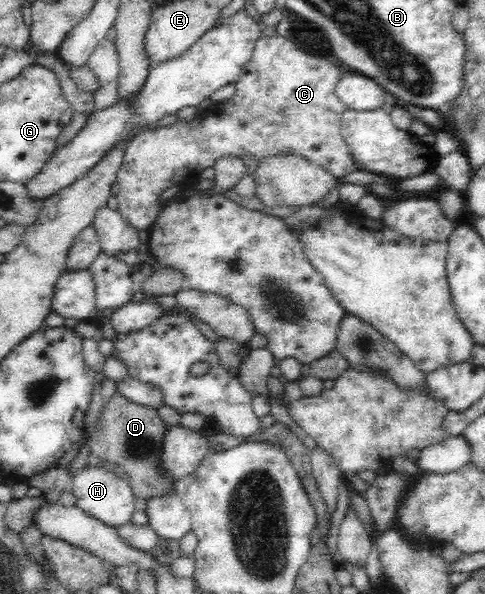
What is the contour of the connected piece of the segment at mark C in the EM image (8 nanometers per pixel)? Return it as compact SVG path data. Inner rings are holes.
M261 36L256 41L250 60L244 64L235 82L235 93L227 101L220 103L217 112L213 107L210 114L206 114L200 122L195 117L187 123L178 119L169 127L157 126L154 130L142 131L128 142L116 178L119 186L119 214L134 229L147 233L160 212L159 197L164 190L182 183L184 179L205 168L213 167L216 161L226 155L243 158L246 154L253 154L261 159L278 153L296 153L328 169L335 177L343 177L359 170L341 133L341 118L347 107L336 96L335 86L343 71L324 58L316 60L316 56L300 50L288 37Z

